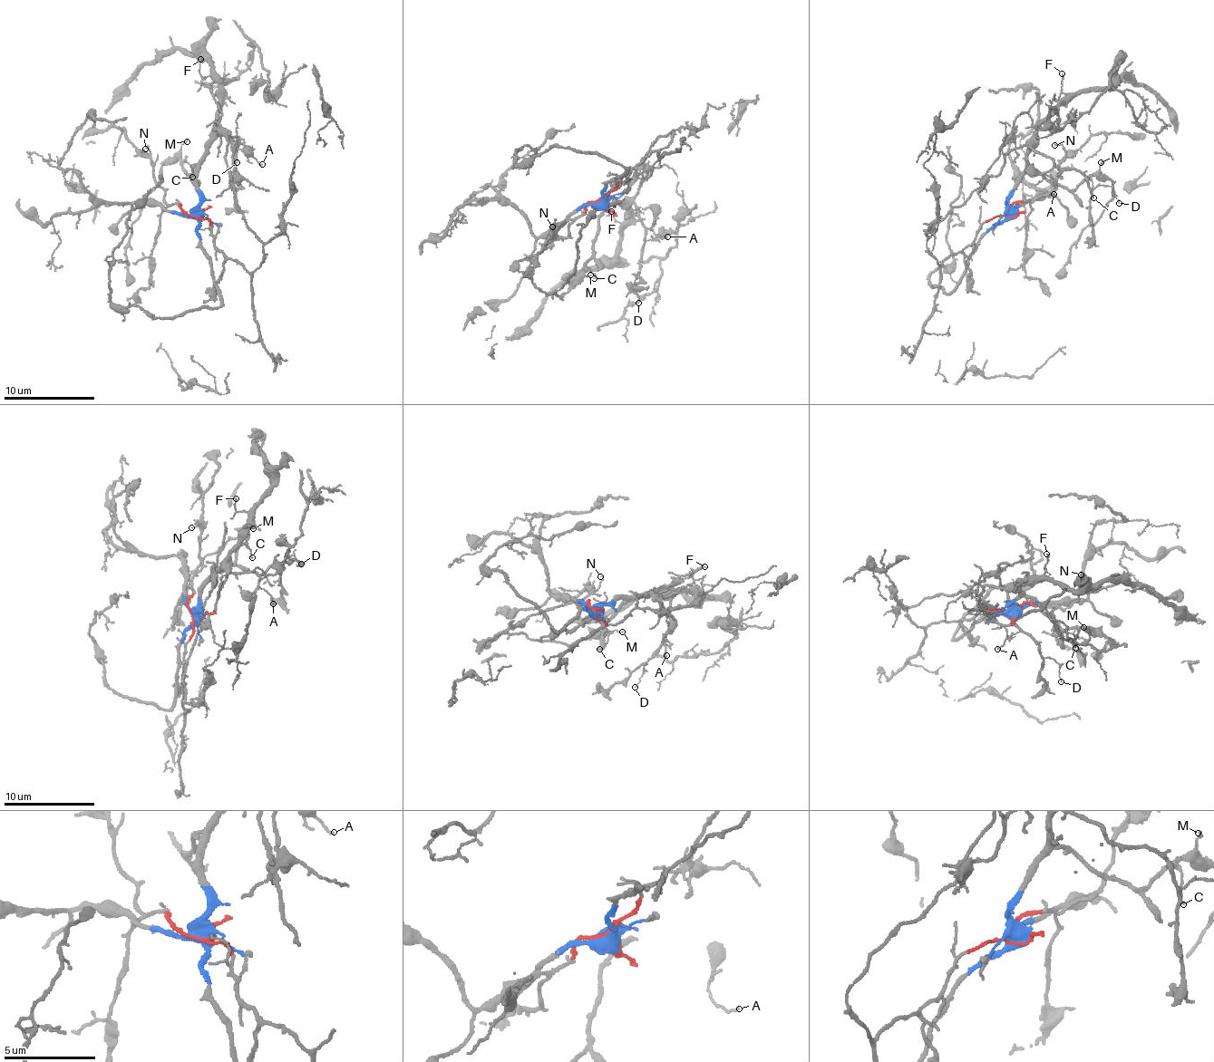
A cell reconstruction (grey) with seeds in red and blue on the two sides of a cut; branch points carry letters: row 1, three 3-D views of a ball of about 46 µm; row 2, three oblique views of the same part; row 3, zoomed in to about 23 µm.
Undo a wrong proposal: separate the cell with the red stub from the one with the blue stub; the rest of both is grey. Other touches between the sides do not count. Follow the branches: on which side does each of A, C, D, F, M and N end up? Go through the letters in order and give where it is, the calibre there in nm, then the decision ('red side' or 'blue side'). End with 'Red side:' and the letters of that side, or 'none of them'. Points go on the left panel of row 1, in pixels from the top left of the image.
A: (262, 164) | 110 nm | blue side
C: (192, 177) | 100 nm | blue side
D: (237, 162) | 80 nm | blue side
F: (200, 59) | 120 nm | blue side
M: (187, 141) | 110 nm | blue side
N: (145, 149) | 110 nm | red side
Red side: N

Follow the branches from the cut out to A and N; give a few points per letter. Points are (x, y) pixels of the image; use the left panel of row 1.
A: (196, 217), (197, 171), (204, 150), (220, 134), (239, 140), (263, 165)
N: (196, 217), (187, 215), (180, 206), (168, 204), (146, 145), (146, 149)

